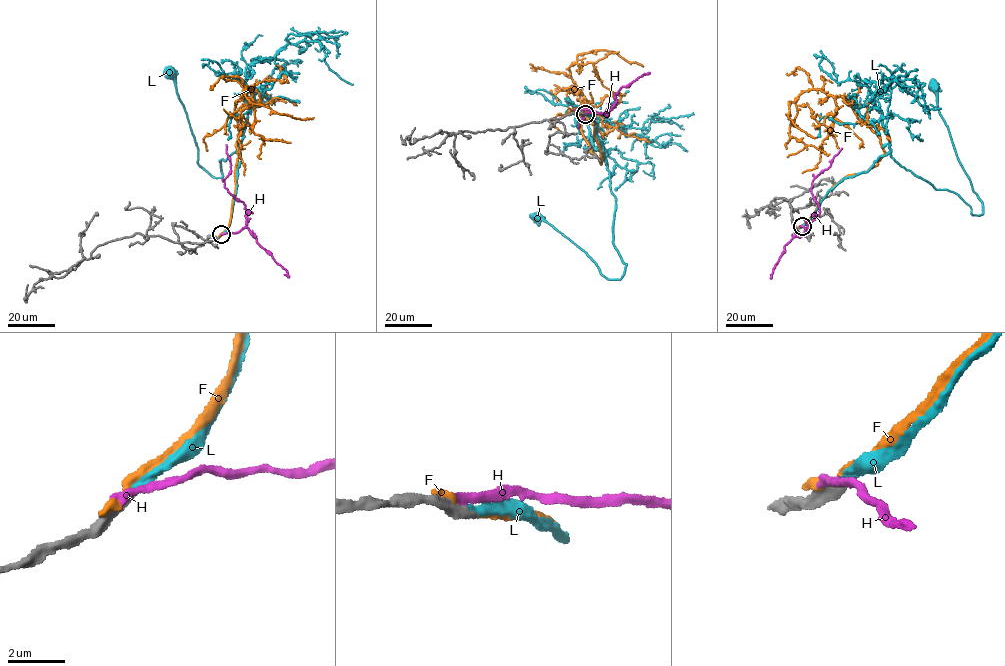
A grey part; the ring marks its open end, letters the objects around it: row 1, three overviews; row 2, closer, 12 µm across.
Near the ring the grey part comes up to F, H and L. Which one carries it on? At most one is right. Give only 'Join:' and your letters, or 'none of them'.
Join: L

